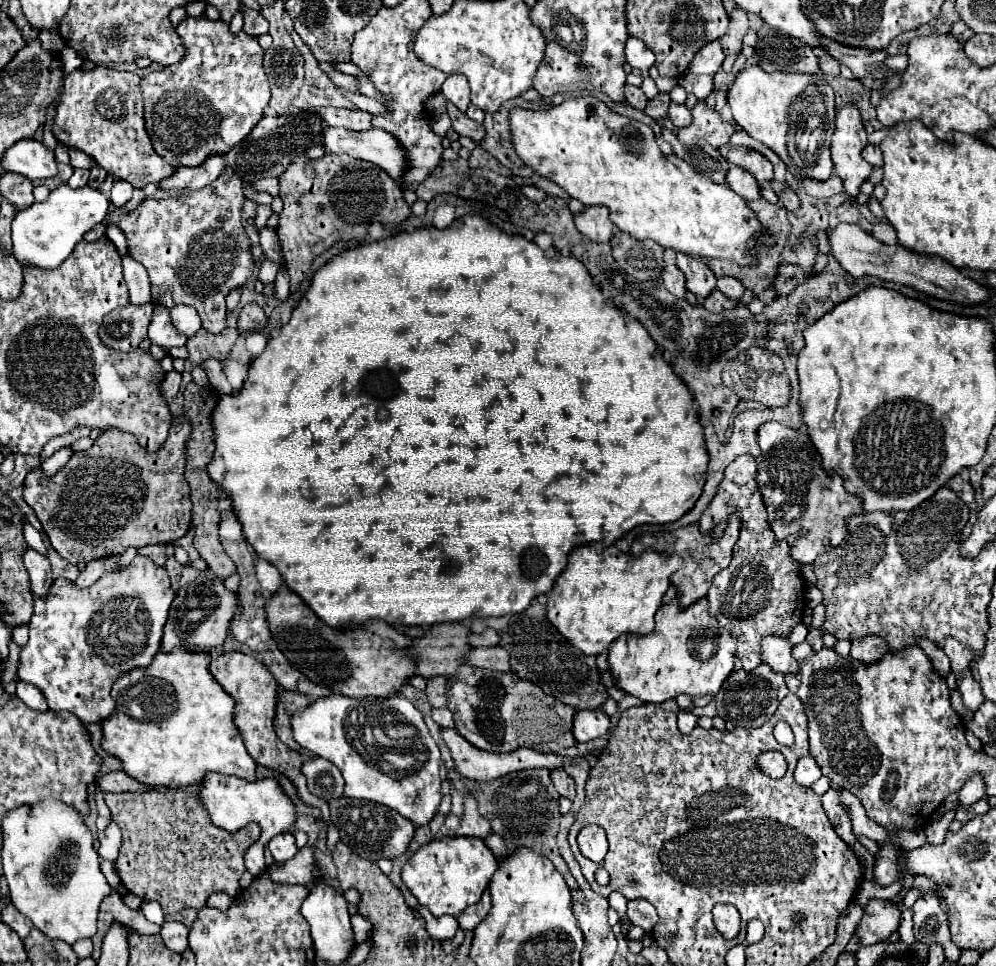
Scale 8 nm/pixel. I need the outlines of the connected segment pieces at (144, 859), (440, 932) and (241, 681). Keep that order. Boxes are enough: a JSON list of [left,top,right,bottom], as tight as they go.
[[105,789,261,915],[419,907,459,941],[211,651,339,851]]

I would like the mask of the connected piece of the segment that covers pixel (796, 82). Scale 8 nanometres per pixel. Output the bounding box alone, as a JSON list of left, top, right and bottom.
[727,65,835,179]

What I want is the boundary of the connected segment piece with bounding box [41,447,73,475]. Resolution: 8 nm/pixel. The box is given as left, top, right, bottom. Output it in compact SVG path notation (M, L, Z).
M61 447L61 449L55 451L49 459L45 459L45 461L41 463L41 467L43 467L45 473L53 475L53 473L57 473L57 471L69 461L71 455L73 455L73 449L71 449L71 447Z

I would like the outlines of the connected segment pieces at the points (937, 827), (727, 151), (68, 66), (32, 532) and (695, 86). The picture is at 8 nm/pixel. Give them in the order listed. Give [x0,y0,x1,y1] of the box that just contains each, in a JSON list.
[[925,811,953,845],[719,145,773,183],[59,47,83,77],[23,518,47,556],[677,73,713,99]]

